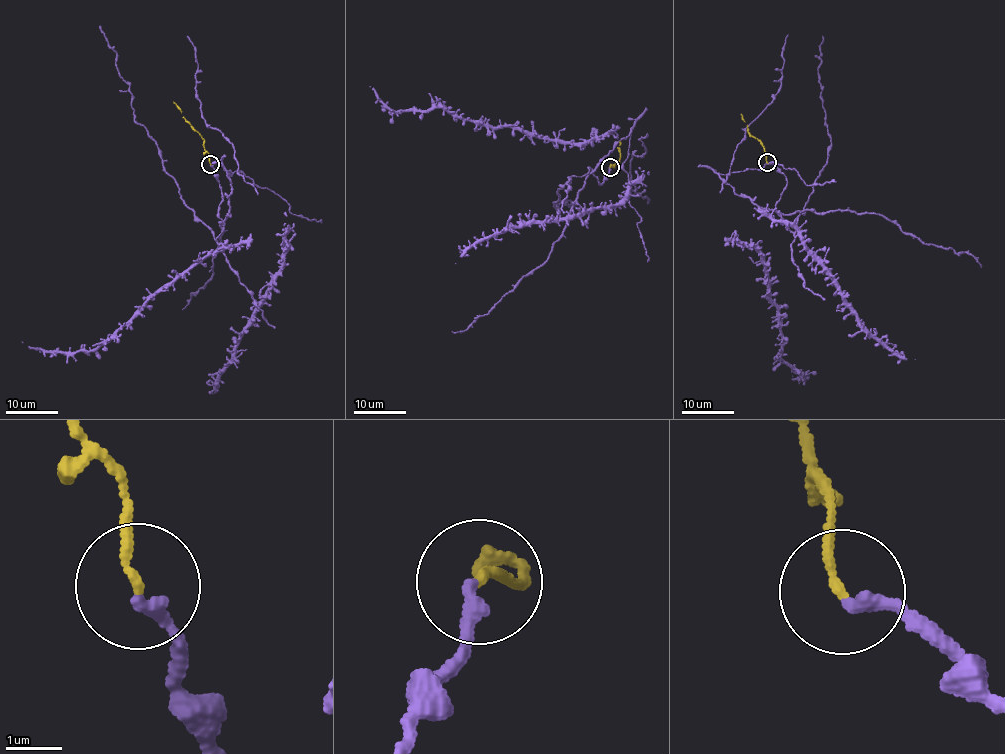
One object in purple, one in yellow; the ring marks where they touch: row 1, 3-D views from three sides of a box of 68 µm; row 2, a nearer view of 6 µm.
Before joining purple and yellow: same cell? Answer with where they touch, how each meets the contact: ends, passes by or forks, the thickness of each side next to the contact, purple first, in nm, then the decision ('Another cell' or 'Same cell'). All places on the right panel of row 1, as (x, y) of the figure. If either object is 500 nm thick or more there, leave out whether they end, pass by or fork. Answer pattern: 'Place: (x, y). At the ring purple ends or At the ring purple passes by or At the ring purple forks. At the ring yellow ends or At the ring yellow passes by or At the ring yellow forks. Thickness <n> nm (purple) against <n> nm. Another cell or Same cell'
Place: (767, 162). At the ring purple ends. At the ring yellow ends. Thickness 240 nm (purple) against 150 nm. Same cell

